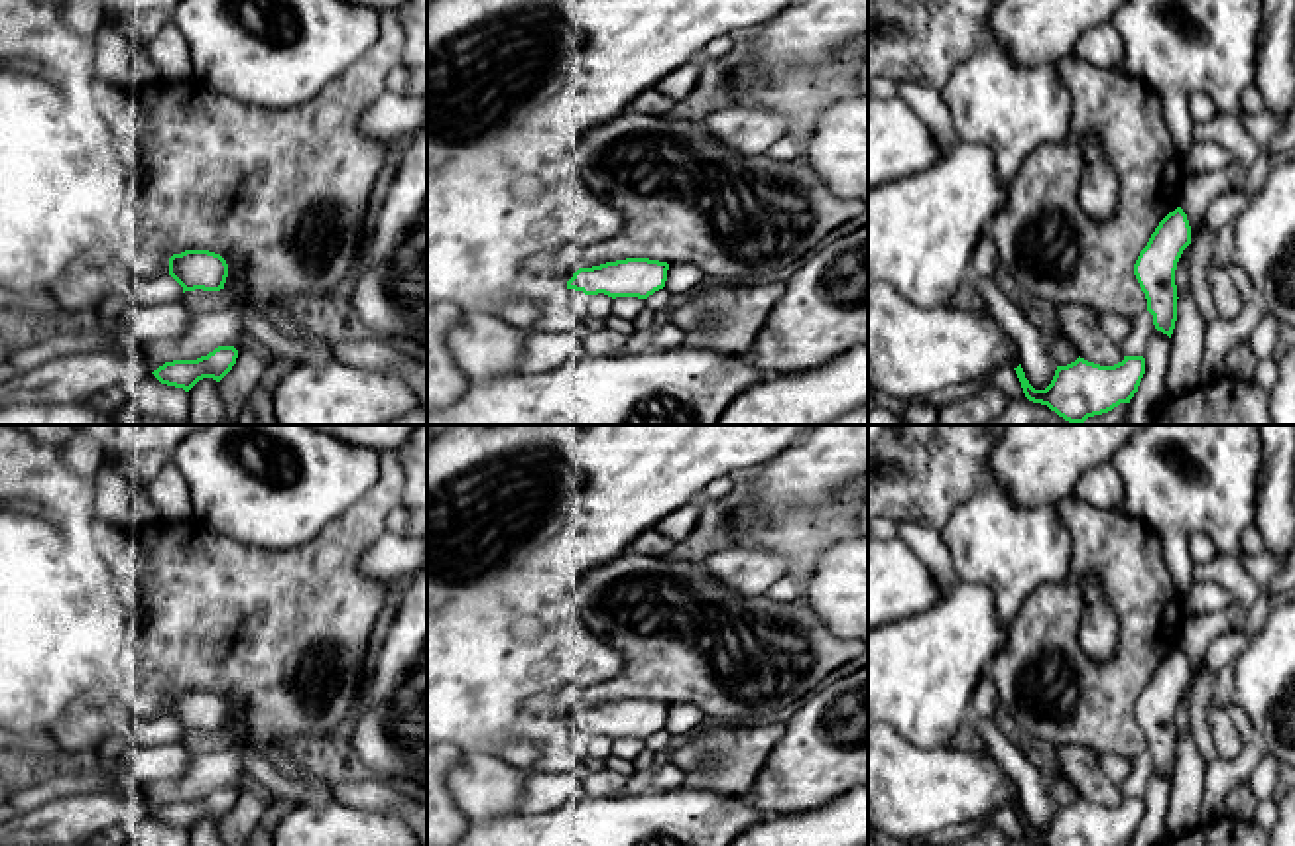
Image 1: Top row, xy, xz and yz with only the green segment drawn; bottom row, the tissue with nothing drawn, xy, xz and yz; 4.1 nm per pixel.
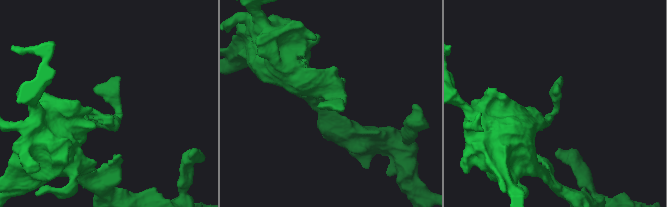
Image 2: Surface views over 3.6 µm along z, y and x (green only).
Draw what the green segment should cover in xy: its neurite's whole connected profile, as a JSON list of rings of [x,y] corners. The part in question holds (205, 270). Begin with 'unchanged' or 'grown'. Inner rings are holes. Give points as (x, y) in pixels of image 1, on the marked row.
unchanged; [[[185,250],[169,258],[169,275],[185,291],[220,291],[228,277],[228,264],[209,250]]]

